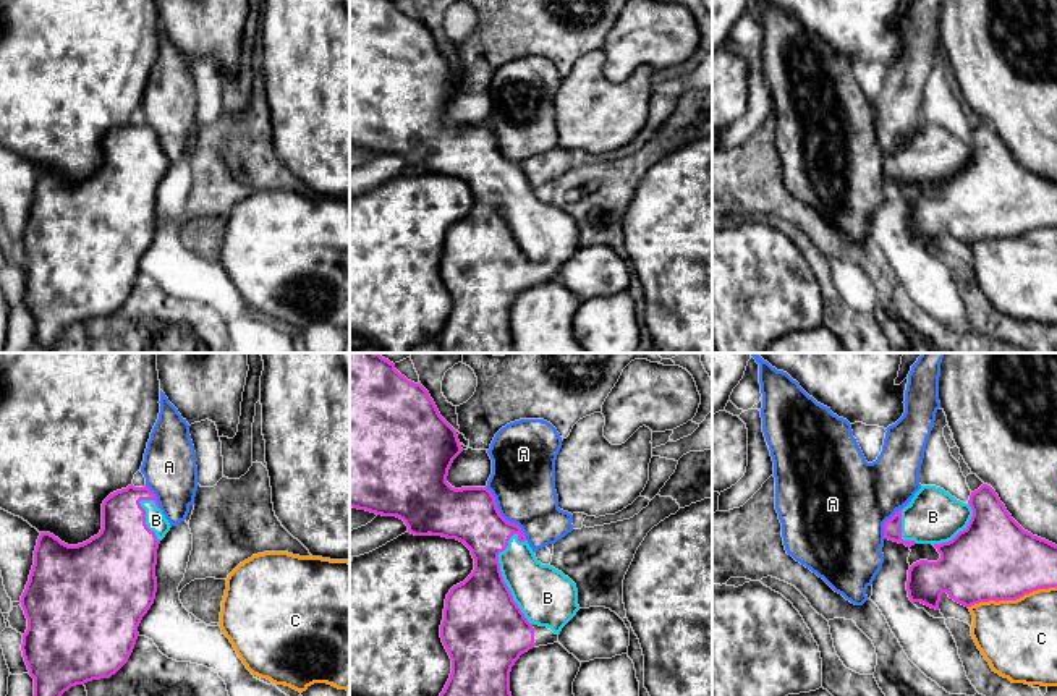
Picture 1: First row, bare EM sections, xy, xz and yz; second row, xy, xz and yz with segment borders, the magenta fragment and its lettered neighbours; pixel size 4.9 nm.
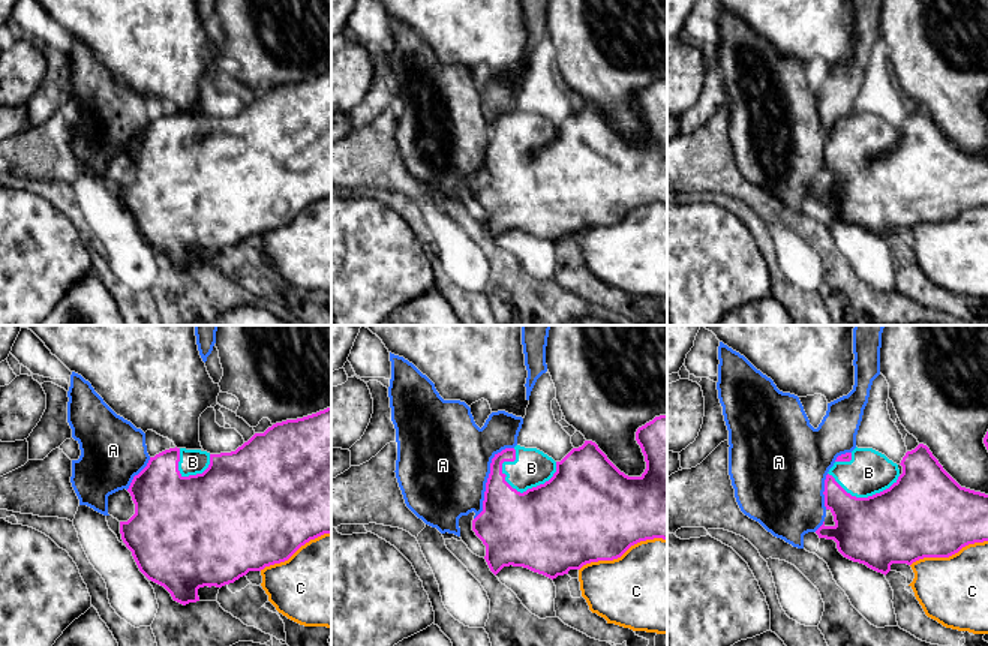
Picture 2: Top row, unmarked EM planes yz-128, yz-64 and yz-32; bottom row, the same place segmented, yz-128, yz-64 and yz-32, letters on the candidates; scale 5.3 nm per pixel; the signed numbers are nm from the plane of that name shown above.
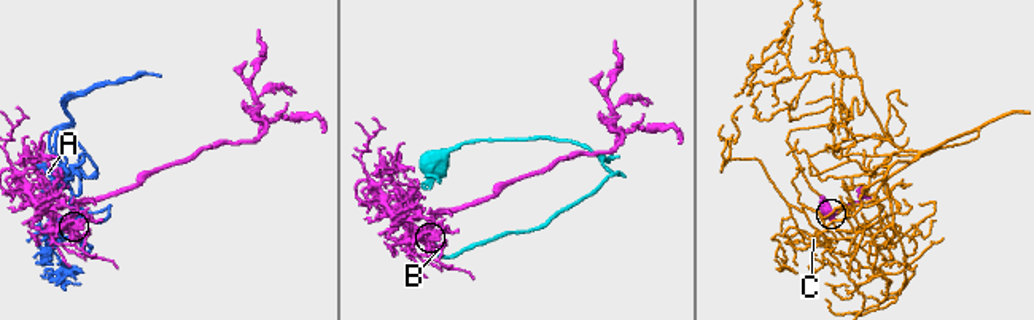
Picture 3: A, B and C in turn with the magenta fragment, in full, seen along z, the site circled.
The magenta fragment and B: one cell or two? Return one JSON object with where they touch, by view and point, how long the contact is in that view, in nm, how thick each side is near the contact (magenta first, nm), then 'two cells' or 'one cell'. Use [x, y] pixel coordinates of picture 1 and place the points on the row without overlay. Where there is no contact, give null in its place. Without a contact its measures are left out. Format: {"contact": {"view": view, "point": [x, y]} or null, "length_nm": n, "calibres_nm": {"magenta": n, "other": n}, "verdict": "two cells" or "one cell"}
{"contact": {"view": "xz", "point": [502, 217]}, "length_nm": 460, "calibres_nm": {"magenta": 400, "other": 280}, "verdict": "one cell"}

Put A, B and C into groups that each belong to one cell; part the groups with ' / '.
A / B / C

